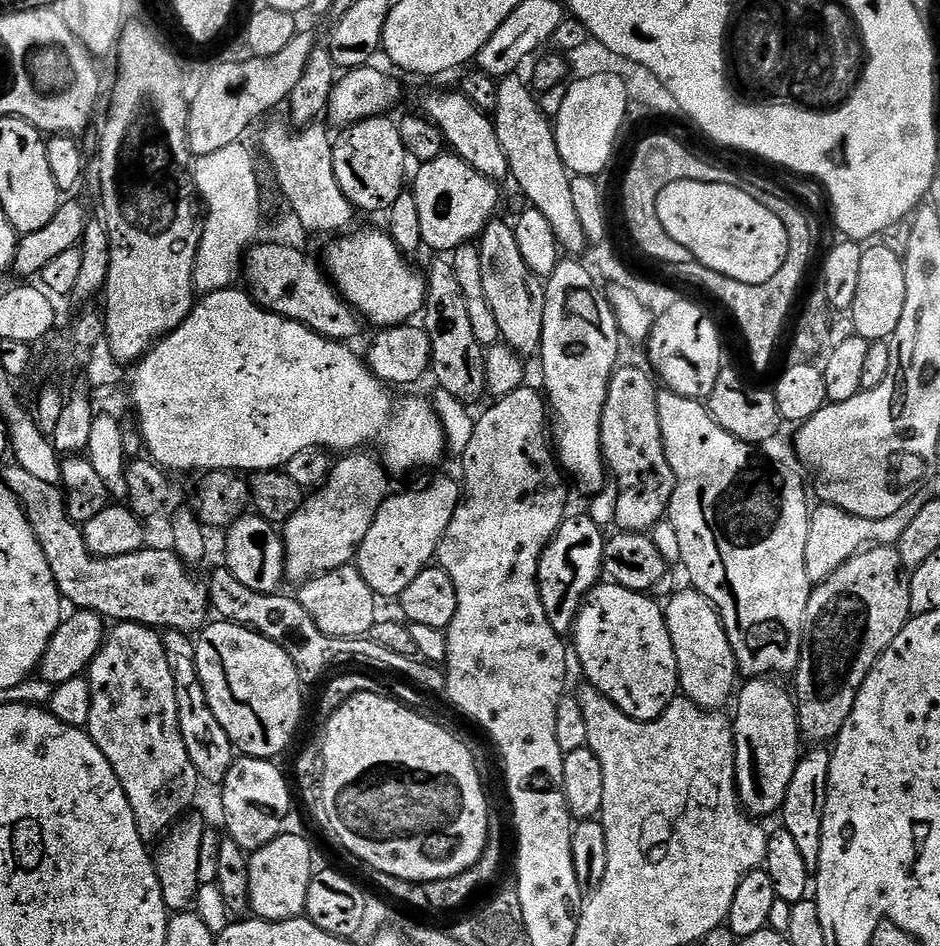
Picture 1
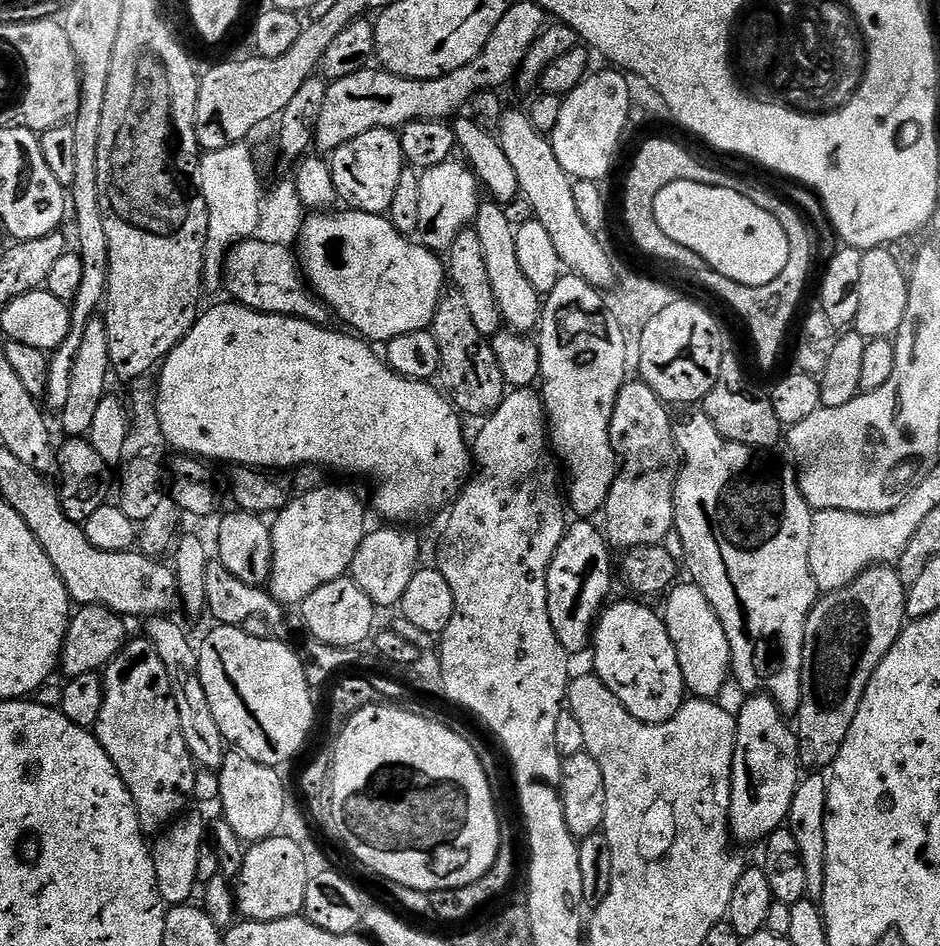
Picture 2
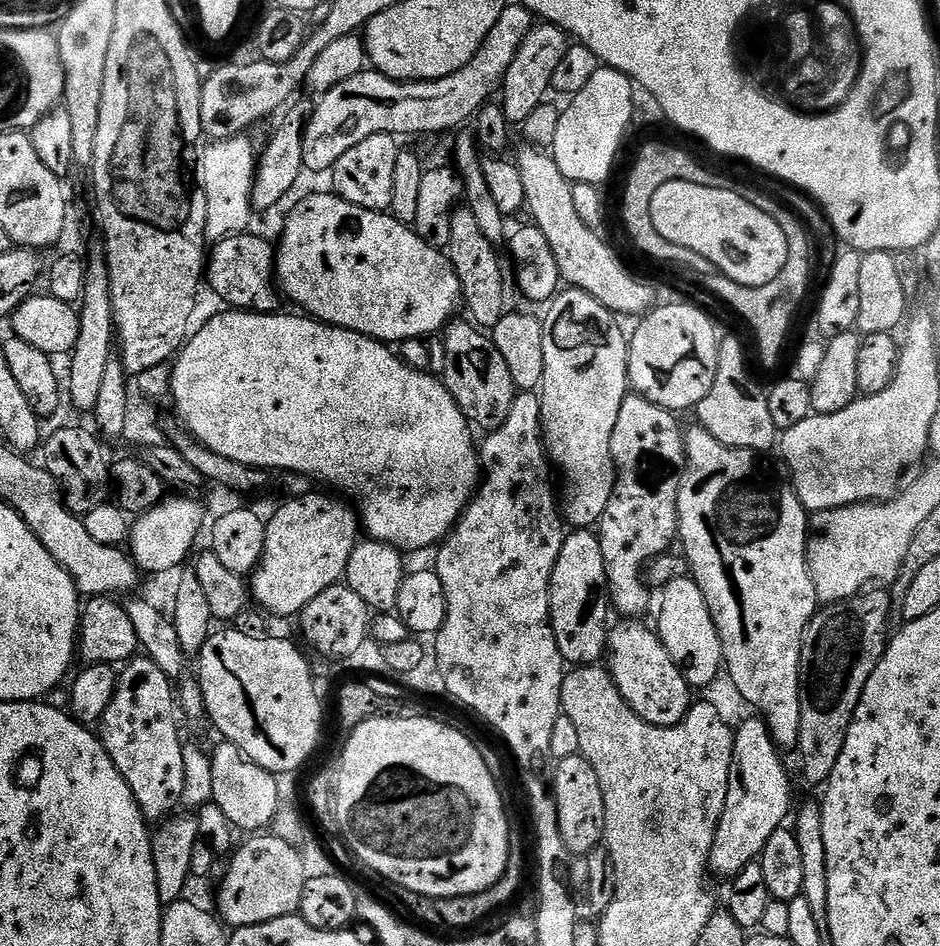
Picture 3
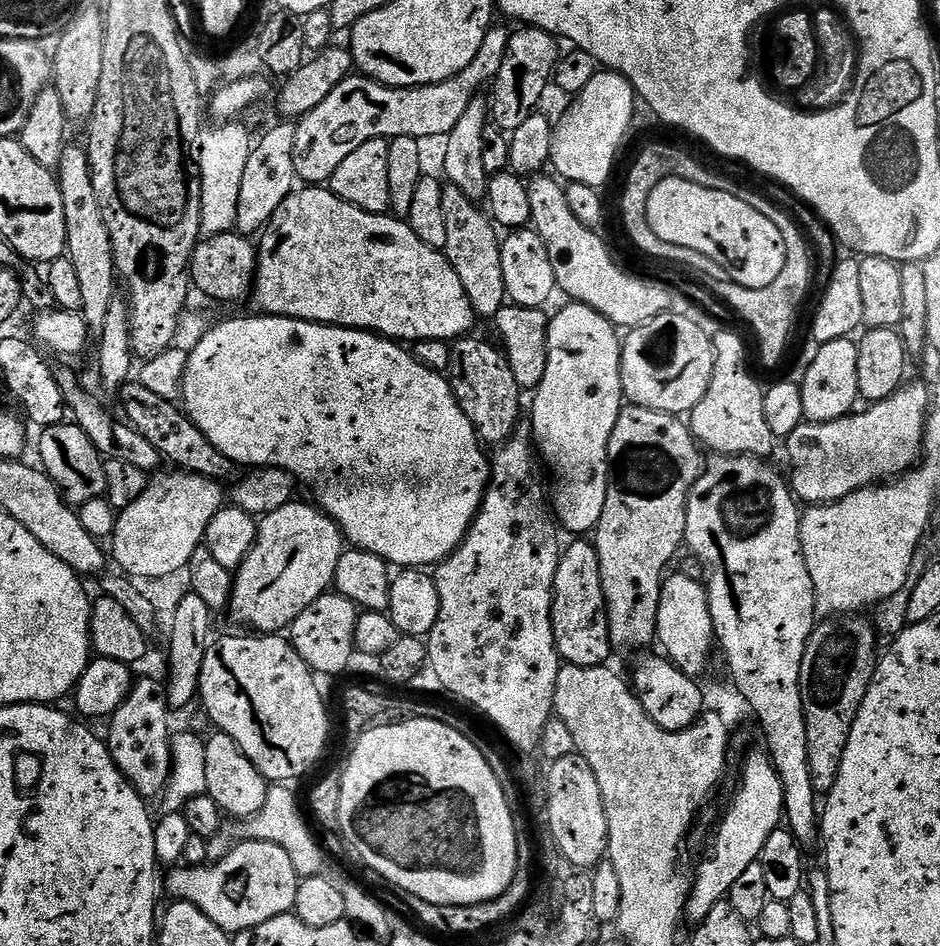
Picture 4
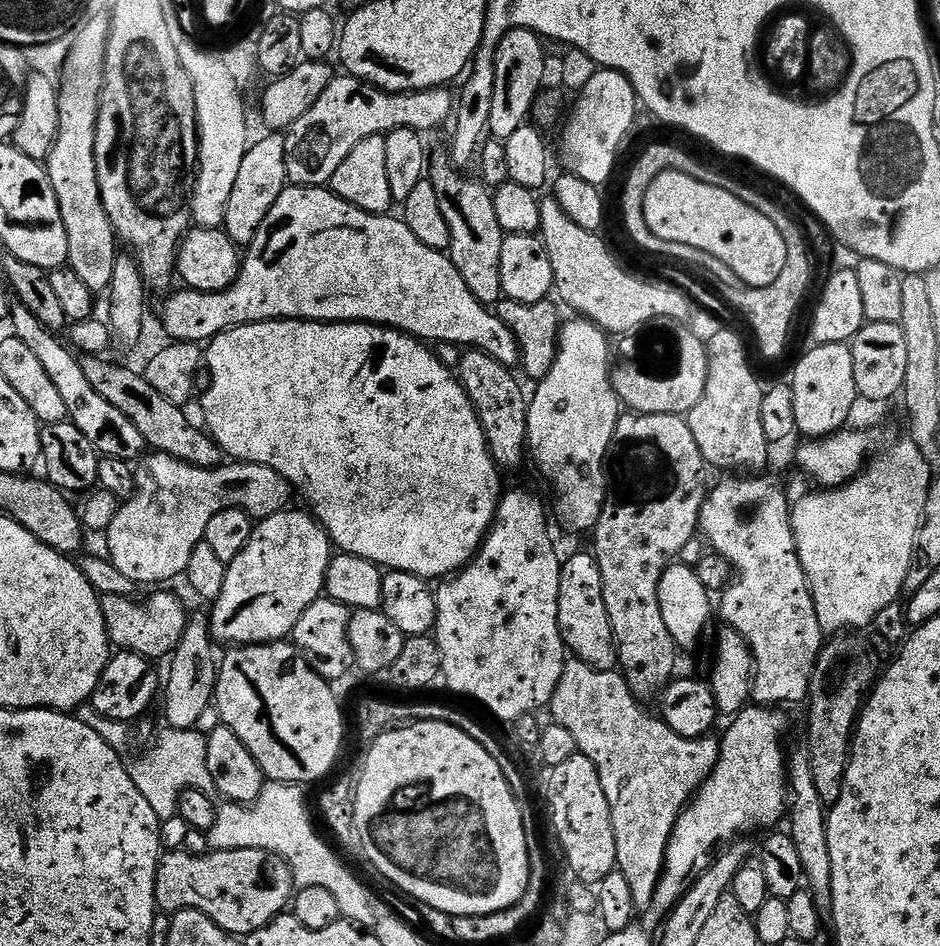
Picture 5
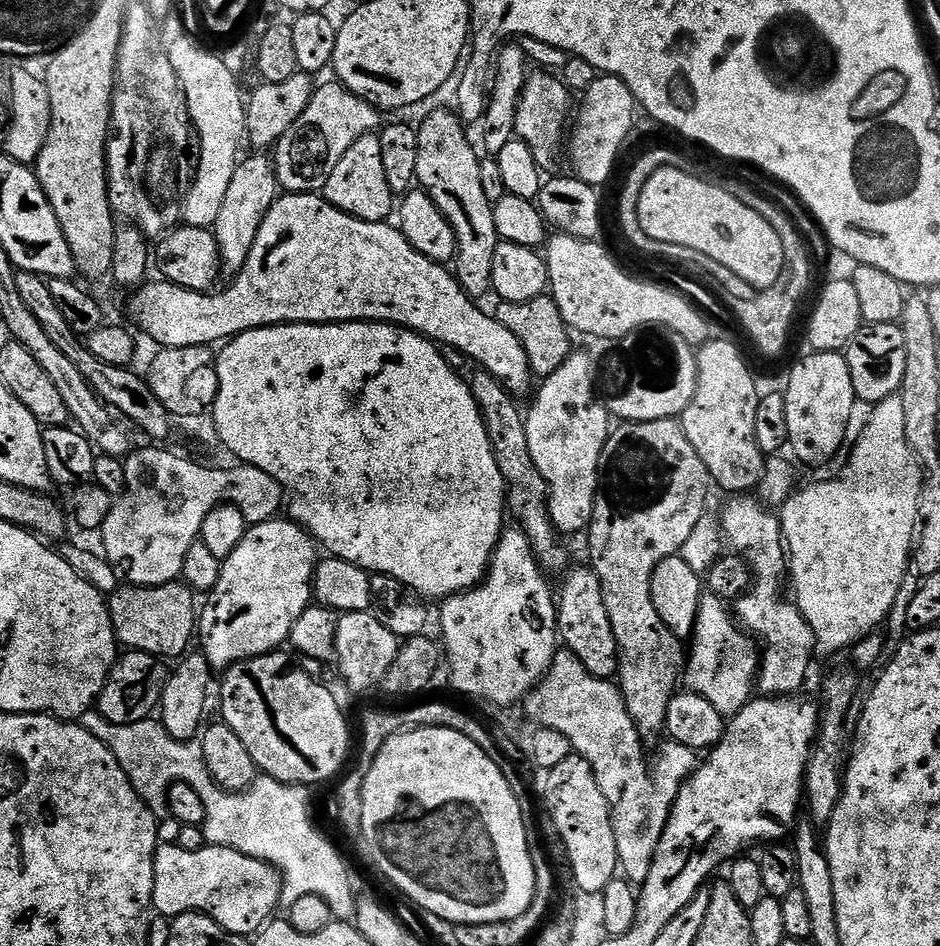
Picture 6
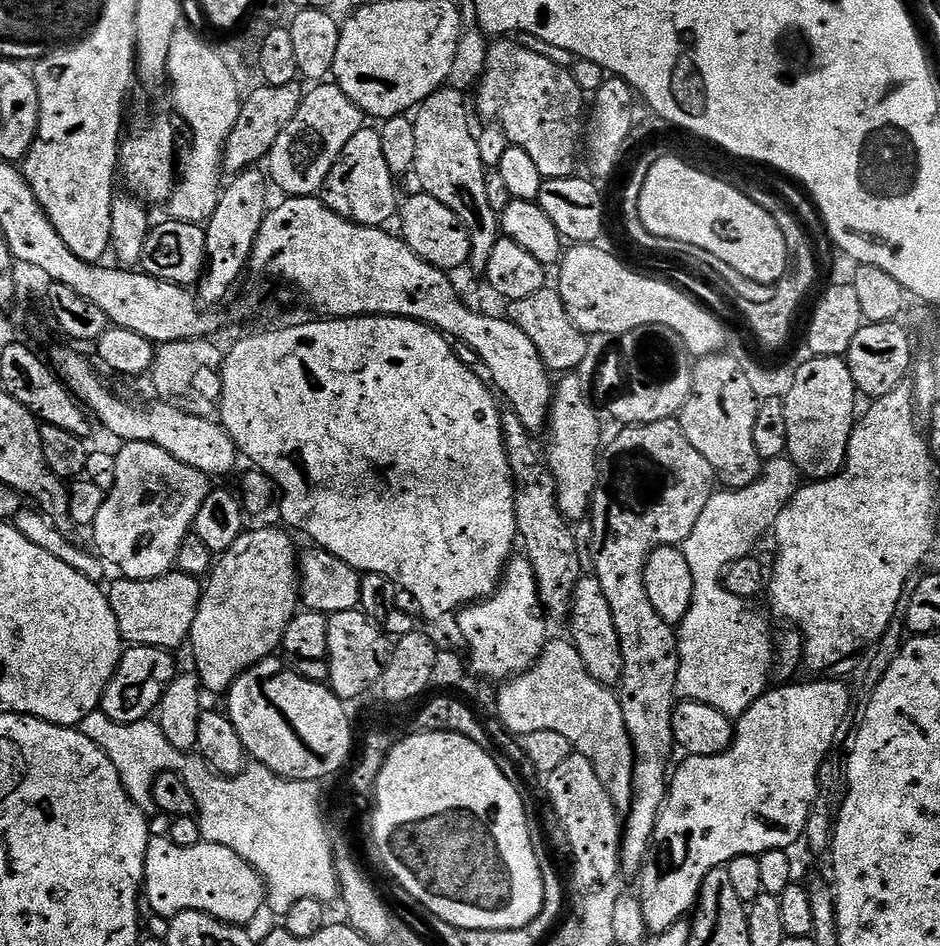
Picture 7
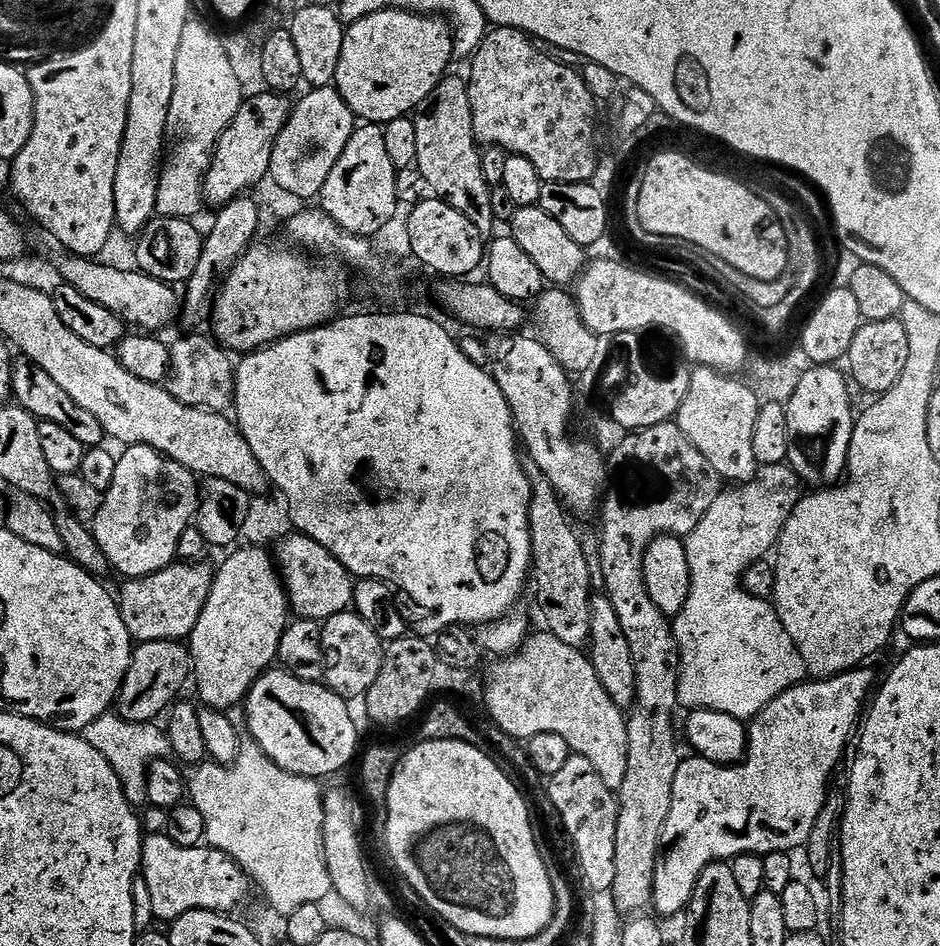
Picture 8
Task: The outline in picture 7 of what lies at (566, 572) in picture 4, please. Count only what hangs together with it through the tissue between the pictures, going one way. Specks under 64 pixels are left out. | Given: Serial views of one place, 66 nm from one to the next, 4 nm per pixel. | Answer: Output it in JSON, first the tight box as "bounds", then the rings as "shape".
{"bounds":[570,574,624,686],"shape":[[[594,574],[581,575],[578,586],[572,595],[572,636],[570,643],[578,650],[586,670],[598,683],[605,686],[619,685],[624,677],[624,663],[618,630],[614,626],[614,614],[610,614],[610,602],[606,602],[606,594],[602,594],[602,582]]]}

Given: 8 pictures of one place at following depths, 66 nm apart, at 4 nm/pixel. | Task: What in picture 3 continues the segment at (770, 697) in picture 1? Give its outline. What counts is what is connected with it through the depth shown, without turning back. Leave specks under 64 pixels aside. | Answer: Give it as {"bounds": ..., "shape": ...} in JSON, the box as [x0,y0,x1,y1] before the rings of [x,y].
{"bounds":[708,718,793,878],"shape":[[[764,718],[748,720],[735,729],[736,745],[732,755],[732,773],[726,794],[726,806],[714,838],[708,859],[709,869],[725,878],[737,876],[747,864],[753,863],[766,846],[767,839],[779,828],[793,811],[792,780],[784,765],[768,721]]]}

